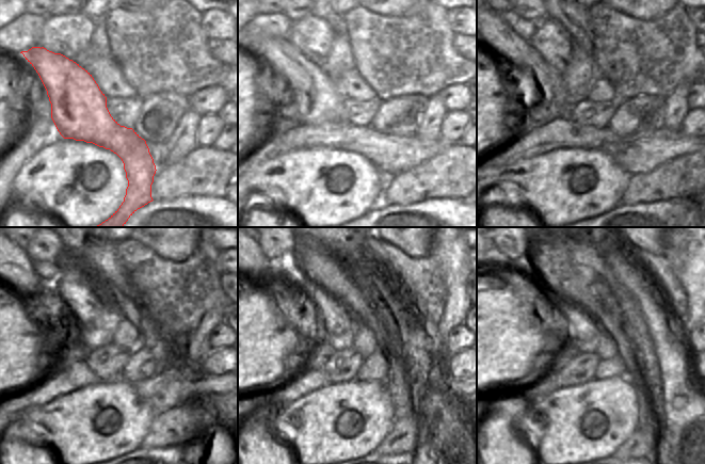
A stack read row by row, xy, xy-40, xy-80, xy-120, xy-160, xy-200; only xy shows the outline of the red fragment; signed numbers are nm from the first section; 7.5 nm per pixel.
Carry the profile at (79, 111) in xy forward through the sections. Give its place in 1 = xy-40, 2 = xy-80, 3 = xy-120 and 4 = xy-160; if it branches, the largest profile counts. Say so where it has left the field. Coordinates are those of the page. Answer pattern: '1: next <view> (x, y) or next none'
1: next xy-40 (314, 98)
2: next xy-80 (548, 101)
3: next xy-120 (20, 275)
4: next xy-160 (261, 276)

